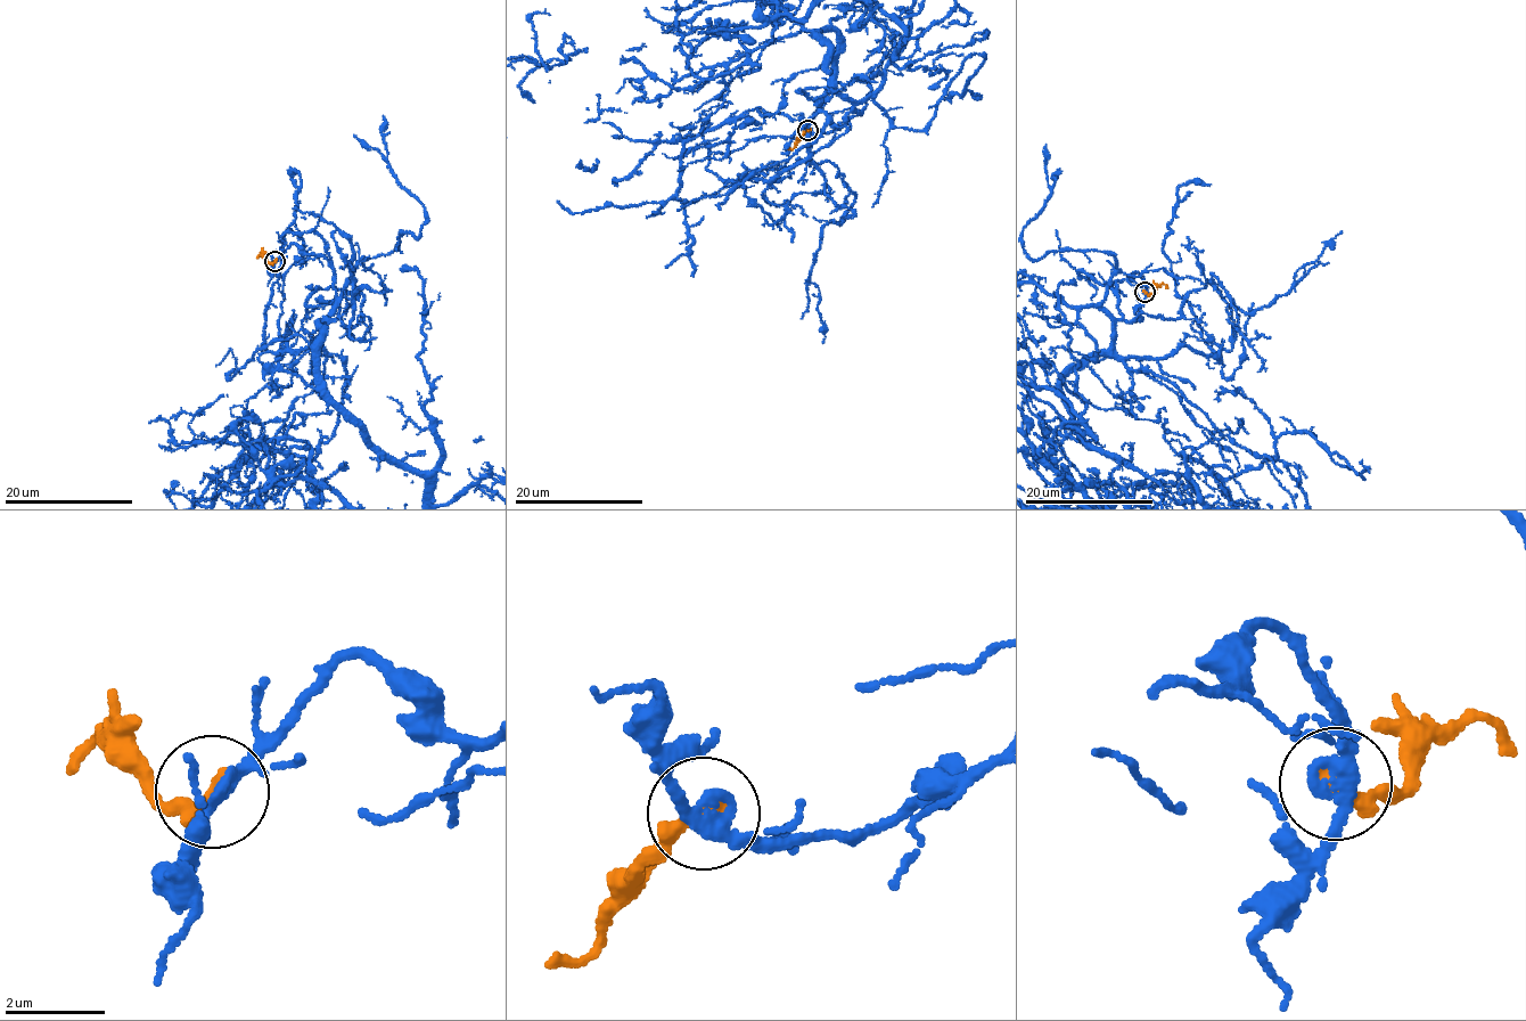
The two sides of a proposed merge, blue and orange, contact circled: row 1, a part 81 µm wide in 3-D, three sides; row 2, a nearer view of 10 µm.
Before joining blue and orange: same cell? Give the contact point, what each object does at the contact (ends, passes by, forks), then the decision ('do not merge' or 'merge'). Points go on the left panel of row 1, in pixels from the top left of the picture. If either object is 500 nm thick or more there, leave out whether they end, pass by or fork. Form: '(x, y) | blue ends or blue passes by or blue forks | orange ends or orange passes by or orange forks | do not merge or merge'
(275, 261) | blue forks | orange ends | do not merge

